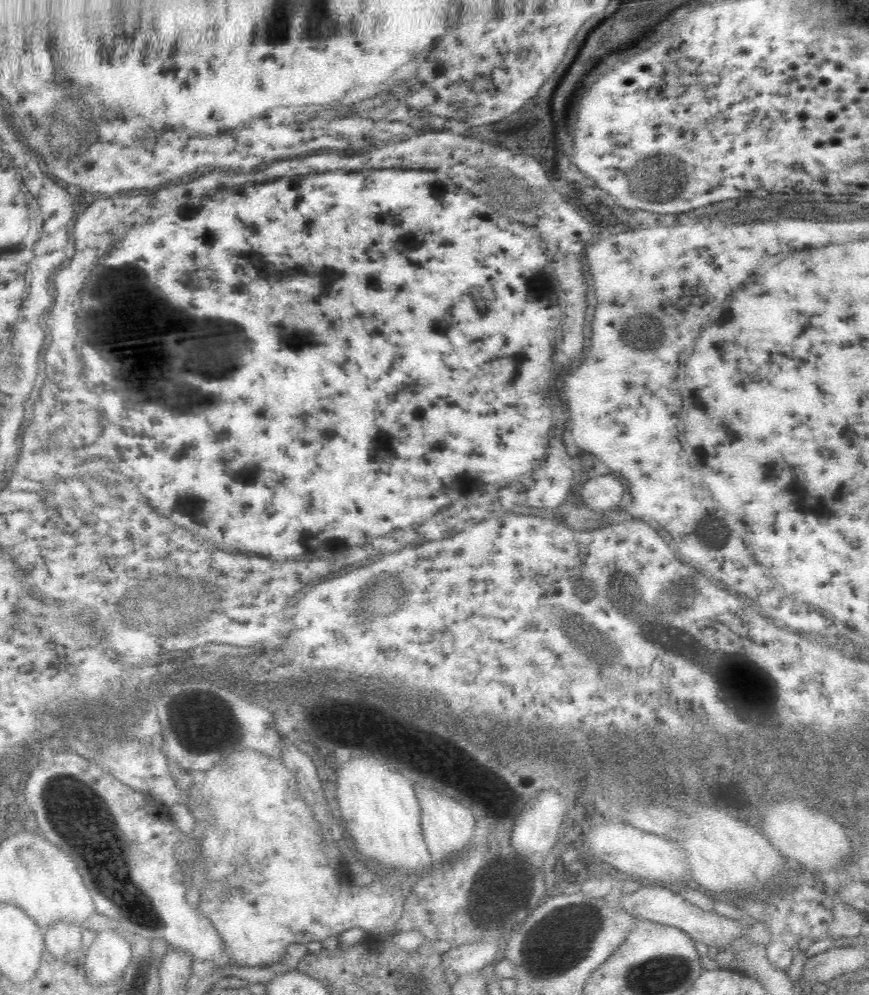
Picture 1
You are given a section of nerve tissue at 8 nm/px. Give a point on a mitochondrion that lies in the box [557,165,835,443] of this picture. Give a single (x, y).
(629, 342)

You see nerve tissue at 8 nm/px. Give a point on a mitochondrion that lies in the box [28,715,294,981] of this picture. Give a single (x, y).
(103, 855)

